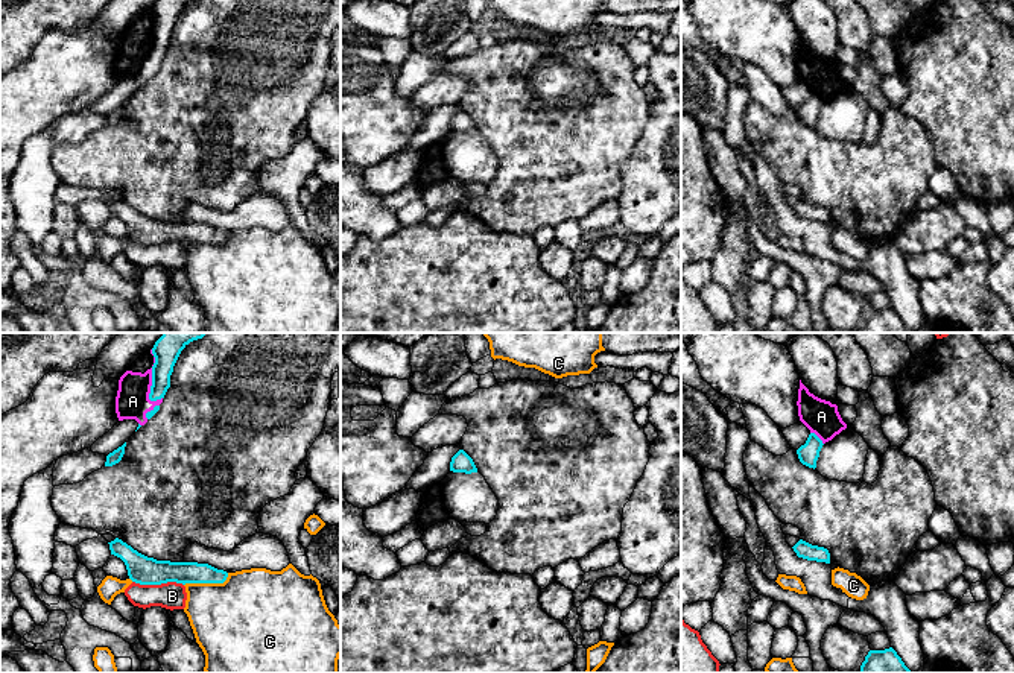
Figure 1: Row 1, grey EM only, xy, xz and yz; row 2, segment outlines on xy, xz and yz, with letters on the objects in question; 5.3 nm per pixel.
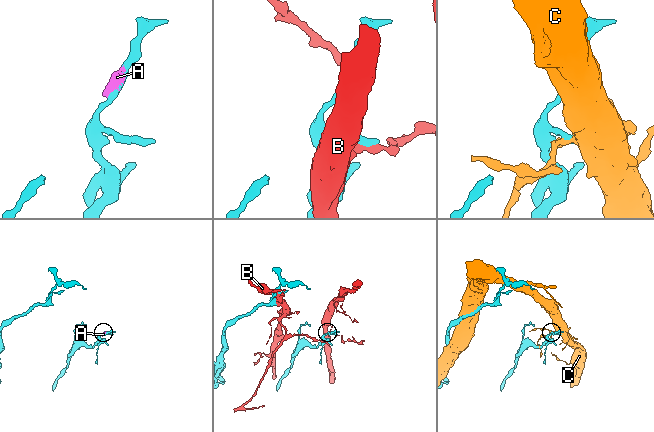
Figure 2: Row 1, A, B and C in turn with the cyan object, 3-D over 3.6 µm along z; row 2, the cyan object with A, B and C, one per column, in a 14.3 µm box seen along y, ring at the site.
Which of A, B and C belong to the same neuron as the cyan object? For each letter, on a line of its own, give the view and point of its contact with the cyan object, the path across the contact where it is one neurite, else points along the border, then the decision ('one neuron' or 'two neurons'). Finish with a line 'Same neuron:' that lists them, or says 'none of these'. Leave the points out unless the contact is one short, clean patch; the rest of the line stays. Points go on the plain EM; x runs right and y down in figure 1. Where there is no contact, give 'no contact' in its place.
A: contact xy (152, 37); two neurons
B: contact xy (158, 243); two neurons
C: contact xy (207, 242); two neurons
Same neuron: none of these

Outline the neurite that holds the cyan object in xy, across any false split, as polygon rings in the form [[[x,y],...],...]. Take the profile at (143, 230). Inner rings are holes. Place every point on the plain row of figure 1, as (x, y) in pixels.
[[[116,197],[108,202],[111,214],[120,217],[132,242],[140,245],[176,243],[223,243],[228,232],[208,223],[198,222],[170,222],[147,217],[131,205]]]

